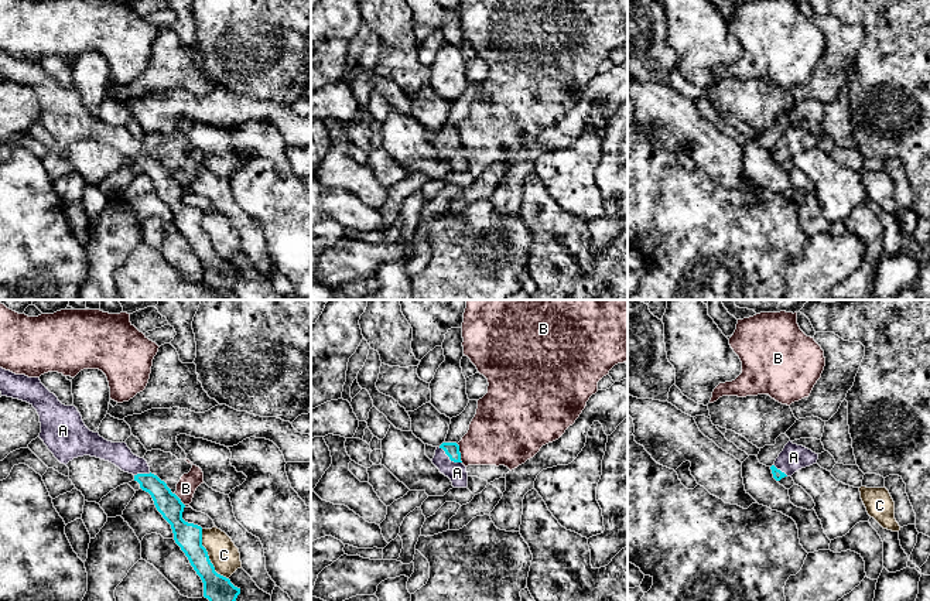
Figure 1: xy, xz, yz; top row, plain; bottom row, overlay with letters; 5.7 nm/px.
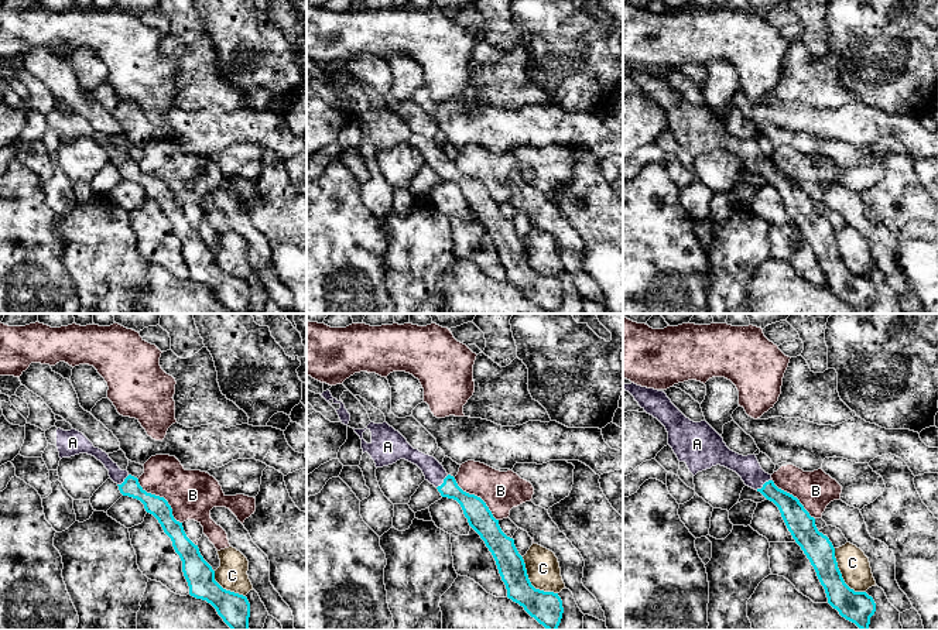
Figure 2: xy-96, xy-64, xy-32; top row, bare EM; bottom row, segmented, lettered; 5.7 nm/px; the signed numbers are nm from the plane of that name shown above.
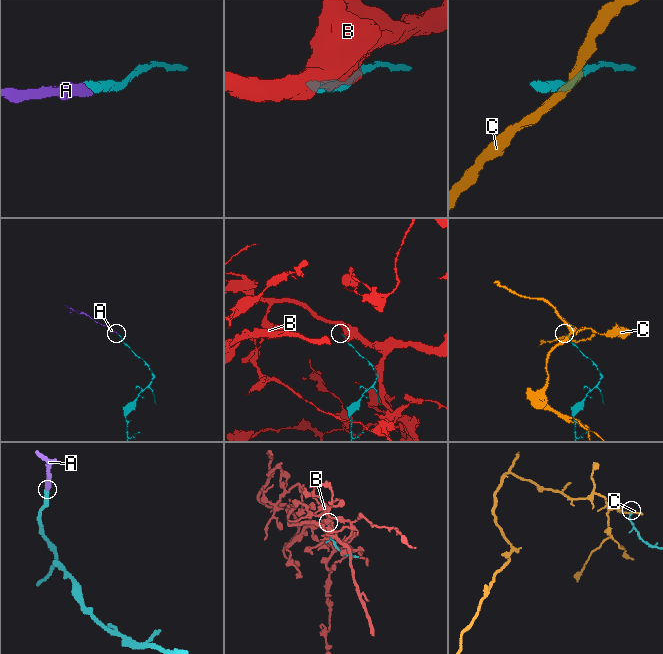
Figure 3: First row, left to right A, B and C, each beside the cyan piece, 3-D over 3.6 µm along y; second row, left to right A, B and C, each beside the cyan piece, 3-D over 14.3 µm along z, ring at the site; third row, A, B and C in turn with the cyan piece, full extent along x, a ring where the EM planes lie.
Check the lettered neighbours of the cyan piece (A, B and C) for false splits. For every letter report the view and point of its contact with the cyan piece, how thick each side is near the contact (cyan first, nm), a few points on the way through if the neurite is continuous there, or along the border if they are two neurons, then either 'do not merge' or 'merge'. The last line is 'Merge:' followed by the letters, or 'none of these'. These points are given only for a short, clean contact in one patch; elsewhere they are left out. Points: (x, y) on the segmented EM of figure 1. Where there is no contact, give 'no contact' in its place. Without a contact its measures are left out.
A: meets cyan in xz at (450, 458); 80 nm thick on the cyan side, 110 nm on the other; runs through xz (451, 448), (450, 458), (457, 473); merge
B: meets cyan in xz at (460, 453); 80 nm thick on the cyan side, 360 nm on the other; do not merge
C: meets cyan in xy at (208, 556); 160 nm thick on the cyan side, 170 nm on the other; border along xy (201, 529), (201, 545), (209, 562), (218, 573), (228, 579); do not merge
Merge: A

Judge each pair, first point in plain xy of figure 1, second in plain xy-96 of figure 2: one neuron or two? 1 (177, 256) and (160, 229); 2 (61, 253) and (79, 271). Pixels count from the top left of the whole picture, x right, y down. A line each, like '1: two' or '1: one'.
1: one
2: two

